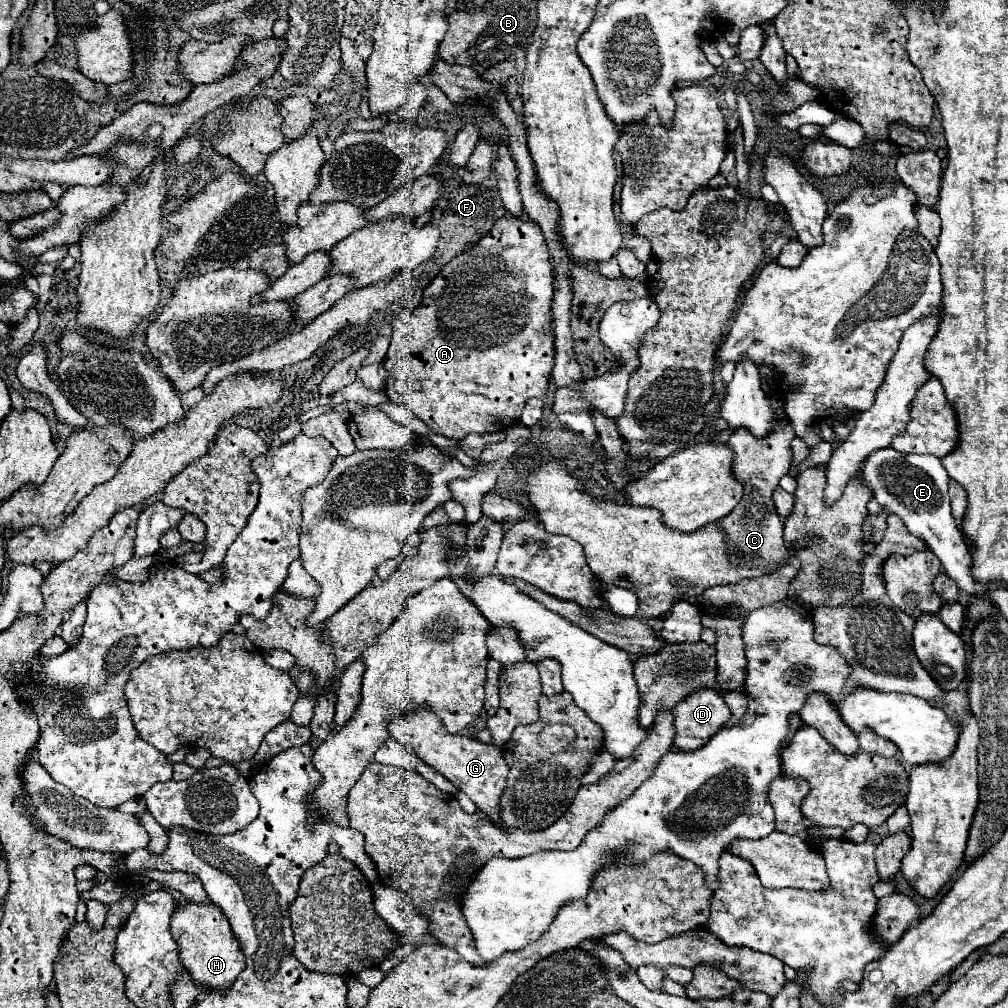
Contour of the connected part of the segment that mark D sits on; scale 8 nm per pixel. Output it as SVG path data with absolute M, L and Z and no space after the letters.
M714 690L690 694L672 714L676 726L674 746L680 750L698 750L730 720L728 704Z

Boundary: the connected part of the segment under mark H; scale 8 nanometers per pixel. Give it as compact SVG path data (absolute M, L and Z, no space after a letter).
M190 902L186 906L178 906L172 914L172 936L180 944L180 958L184 966L190 970L190 976L196 984L204 986L212 992L226 992L236 976L244 970L244 954L236 934L232 932L228 918L214 904L196 904Z

